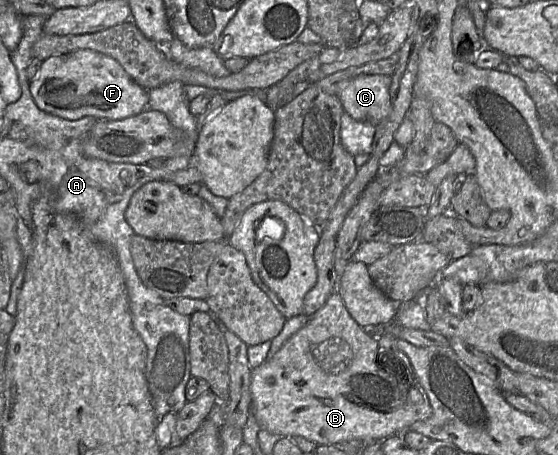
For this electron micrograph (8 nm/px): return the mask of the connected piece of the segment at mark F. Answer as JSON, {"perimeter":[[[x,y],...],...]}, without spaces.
{"perimeter":[[[90,49],[42,61],[37,76],[30,81],[30,91],[40,110],[68,120],[84,116],[122,120],[149,109],[148,90],[137,84],[114,58]]]}

